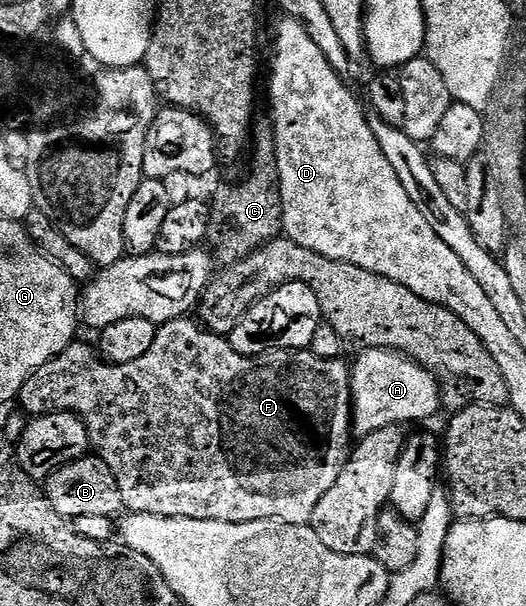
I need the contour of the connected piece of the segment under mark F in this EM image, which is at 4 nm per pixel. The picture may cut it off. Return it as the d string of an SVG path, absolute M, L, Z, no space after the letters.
M190 316L178 317L167 321L155 330L153 347L141 355L141 359L133 359L133 363L111 365L99 356L94 348L72 343L68 349L61 351L45 367L33 371L21 387L17 405L23 413L32 418L42 417L44 413L75 413L83 418L87 434L91 440L91 449L102 461L113 463L117 487L121 487L121 499L124 510L145 515L161 515L162 517L184 517L185 519L209 519L221 523L249 523L269 519L284 521L294 525L305 525L310 522L317 503L321 503L321 495L337 483L337 475L345 467L347 458L353 448L353 414L351 412L351 368L346 360L334 357L321 359L321 355L312 353L310 349L274 349L256 357L237 355L233 351L227 337L219 337L210 333L198 320Z

